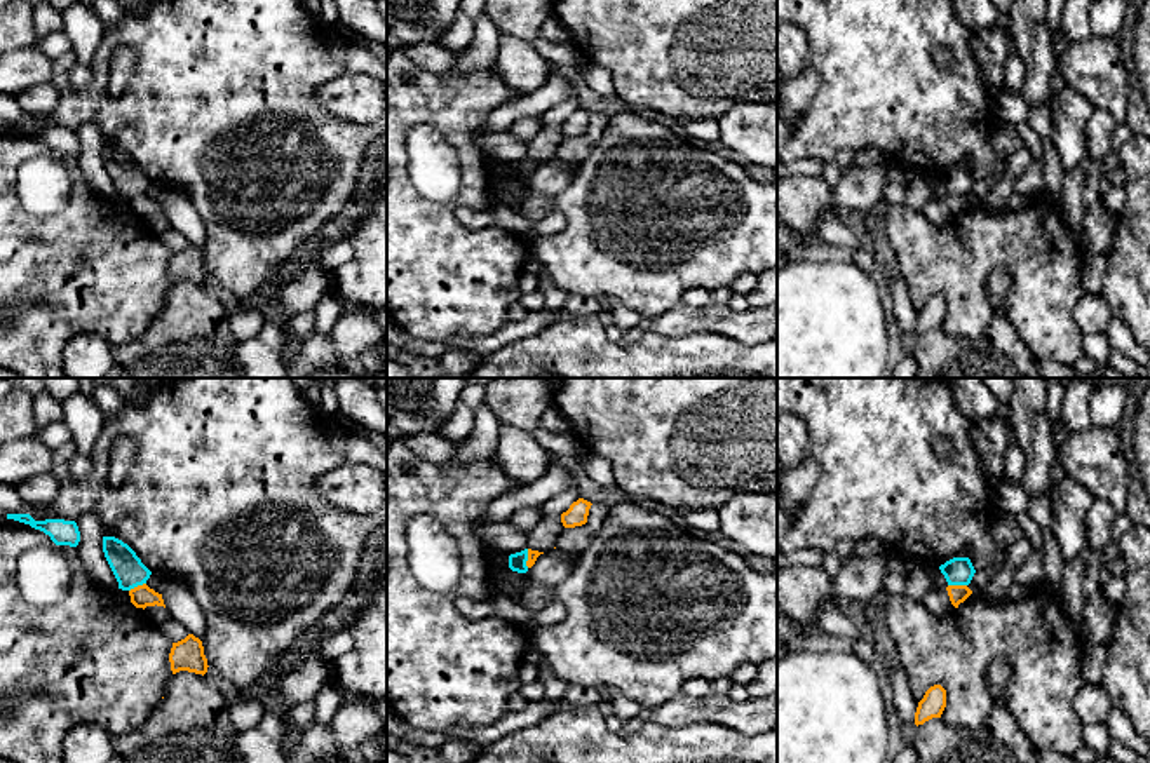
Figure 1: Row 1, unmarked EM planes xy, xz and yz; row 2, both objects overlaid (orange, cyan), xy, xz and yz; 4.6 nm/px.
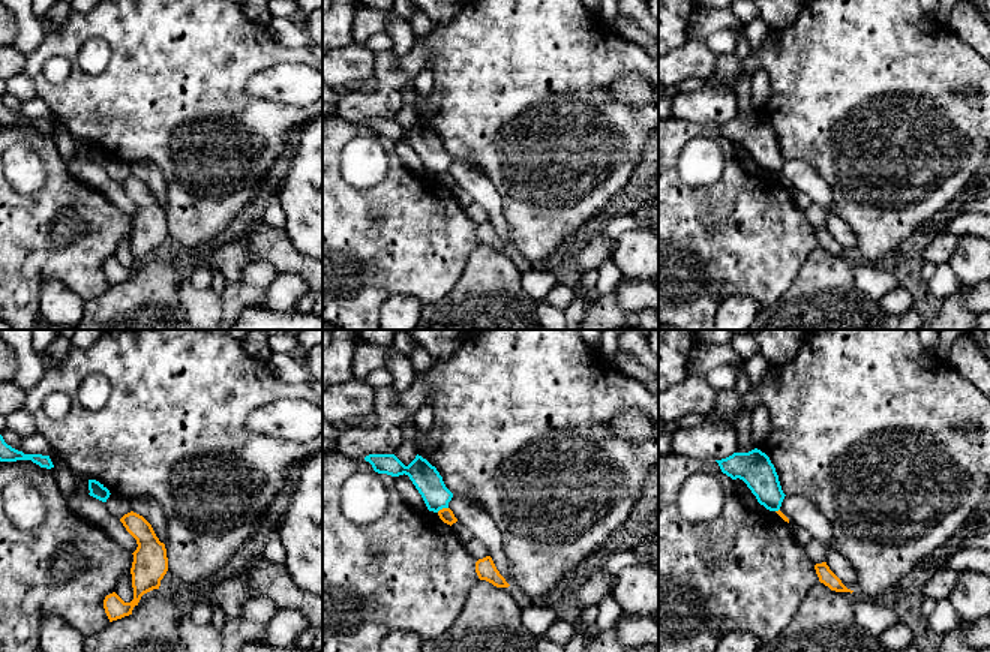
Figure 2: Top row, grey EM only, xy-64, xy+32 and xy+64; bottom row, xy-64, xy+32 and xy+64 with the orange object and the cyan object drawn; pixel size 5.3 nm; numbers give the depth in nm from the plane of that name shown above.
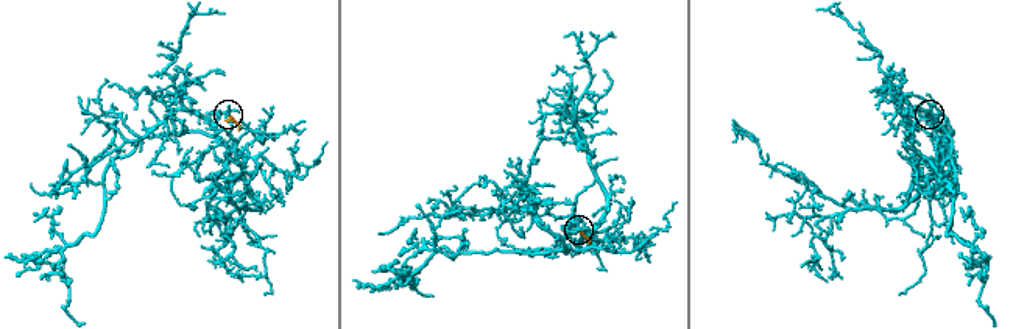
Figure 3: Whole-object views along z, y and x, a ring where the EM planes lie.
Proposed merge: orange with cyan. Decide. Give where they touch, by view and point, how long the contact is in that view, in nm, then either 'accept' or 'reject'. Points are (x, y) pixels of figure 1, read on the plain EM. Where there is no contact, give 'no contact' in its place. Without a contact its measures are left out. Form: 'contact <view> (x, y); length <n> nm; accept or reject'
contact yz (957, 195); length 90 nm; reject

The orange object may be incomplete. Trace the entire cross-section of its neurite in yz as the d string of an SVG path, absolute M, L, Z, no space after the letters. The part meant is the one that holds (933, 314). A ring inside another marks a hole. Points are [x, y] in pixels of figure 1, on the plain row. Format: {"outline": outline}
{"outline": "M941 294L930 296L925 301L923 308L918 312L915 322L915 334L918 336L932 327L941 327L944 317L946 317L946 300Z"}

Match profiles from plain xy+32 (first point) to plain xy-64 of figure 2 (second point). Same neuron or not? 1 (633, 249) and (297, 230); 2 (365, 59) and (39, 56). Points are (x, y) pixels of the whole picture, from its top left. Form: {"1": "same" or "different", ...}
{"1": "same", "2": "different"}

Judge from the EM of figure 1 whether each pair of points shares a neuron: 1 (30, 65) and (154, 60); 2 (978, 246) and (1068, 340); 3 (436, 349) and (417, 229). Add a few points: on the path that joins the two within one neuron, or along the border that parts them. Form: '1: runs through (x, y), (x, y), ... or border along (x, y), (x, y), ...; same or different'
1: border along (54, 60), (49, 81); different
2: runs through (1006, 255), (1041, 290), (1041, 312); same
3: border along (405, 330), (415, 337), (443, 344); different

